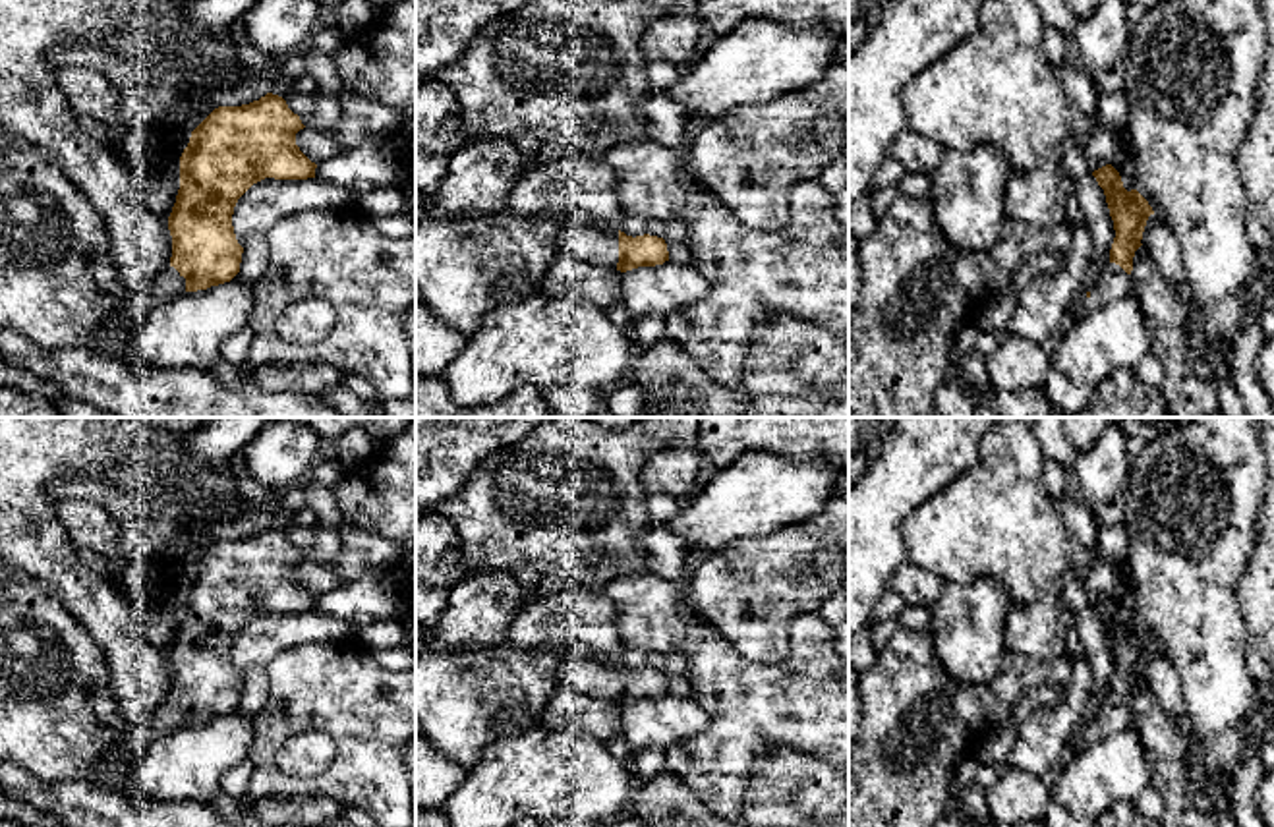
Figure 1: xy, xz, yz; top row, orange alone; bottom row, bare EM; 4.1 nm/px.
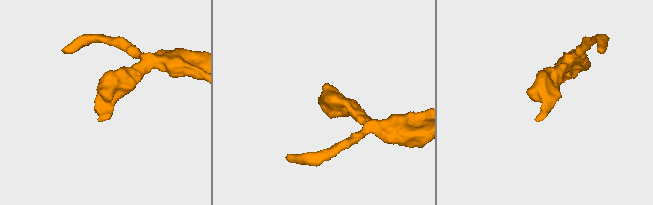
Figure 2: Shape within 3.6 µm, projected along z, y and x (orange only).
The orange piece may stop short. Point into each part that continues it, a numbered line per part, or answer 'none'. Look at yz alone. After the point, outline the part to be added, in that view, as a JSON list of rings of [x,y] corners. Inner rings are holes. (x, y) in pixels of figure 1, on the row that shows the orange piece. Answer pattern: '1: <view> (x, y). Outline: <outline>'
1: yz (1110, 283). Outline: [[[1108,261],[1090,276],[1090,303],[1108,303],[1133,292],[1133,278],[1119,265]]]

